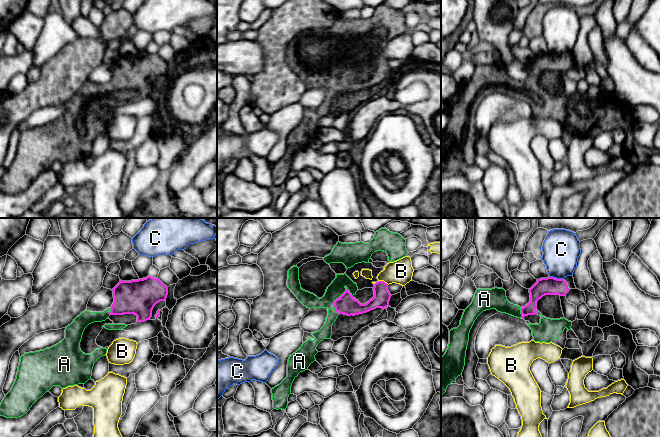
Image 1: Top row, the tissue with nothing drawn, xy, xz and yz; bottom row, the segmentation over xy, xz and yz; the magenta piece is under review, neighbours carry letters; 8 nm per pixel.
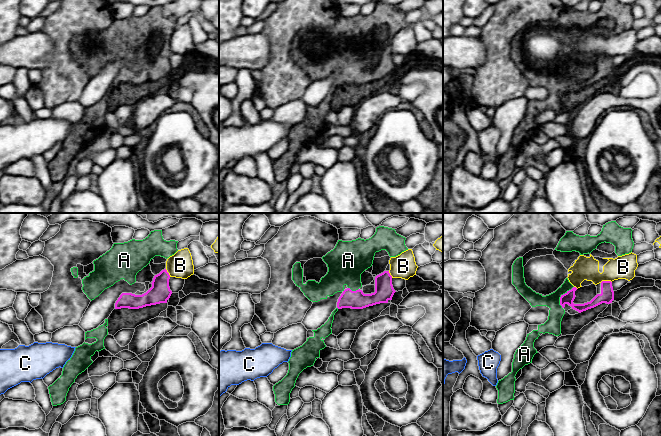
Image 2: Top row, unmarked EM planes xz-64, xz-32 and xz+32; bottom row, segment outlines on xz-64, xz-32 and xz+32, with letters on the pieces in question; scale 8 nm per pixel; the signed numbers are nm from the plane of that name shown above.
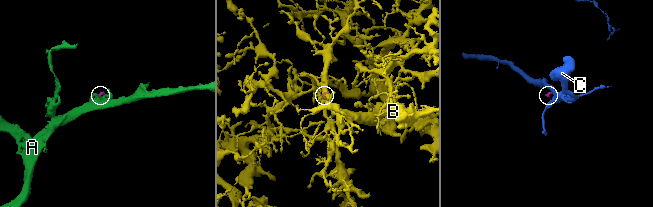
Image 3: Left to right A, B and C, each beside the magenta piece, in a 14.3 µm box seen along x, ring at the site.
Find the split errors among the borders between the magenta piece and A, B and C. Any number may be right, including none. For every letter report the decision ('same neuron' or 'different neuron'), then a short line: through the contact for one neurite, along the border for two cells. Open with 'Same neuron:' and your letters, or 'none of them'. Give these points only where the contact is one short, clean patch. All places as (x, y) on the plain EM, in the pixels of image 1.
Same neuron: A
A: same neuron; line xz (346, 80), (341, 77), (334, 77), (337, 63)
B: different neuron; line xz (374, 59), (384, 57), (388, 60)
C: different neuron; line yz (549, 52), (563, 55)

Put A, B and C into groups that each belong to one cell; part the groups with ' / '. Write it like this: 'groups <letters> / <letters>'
groups A / B / C

